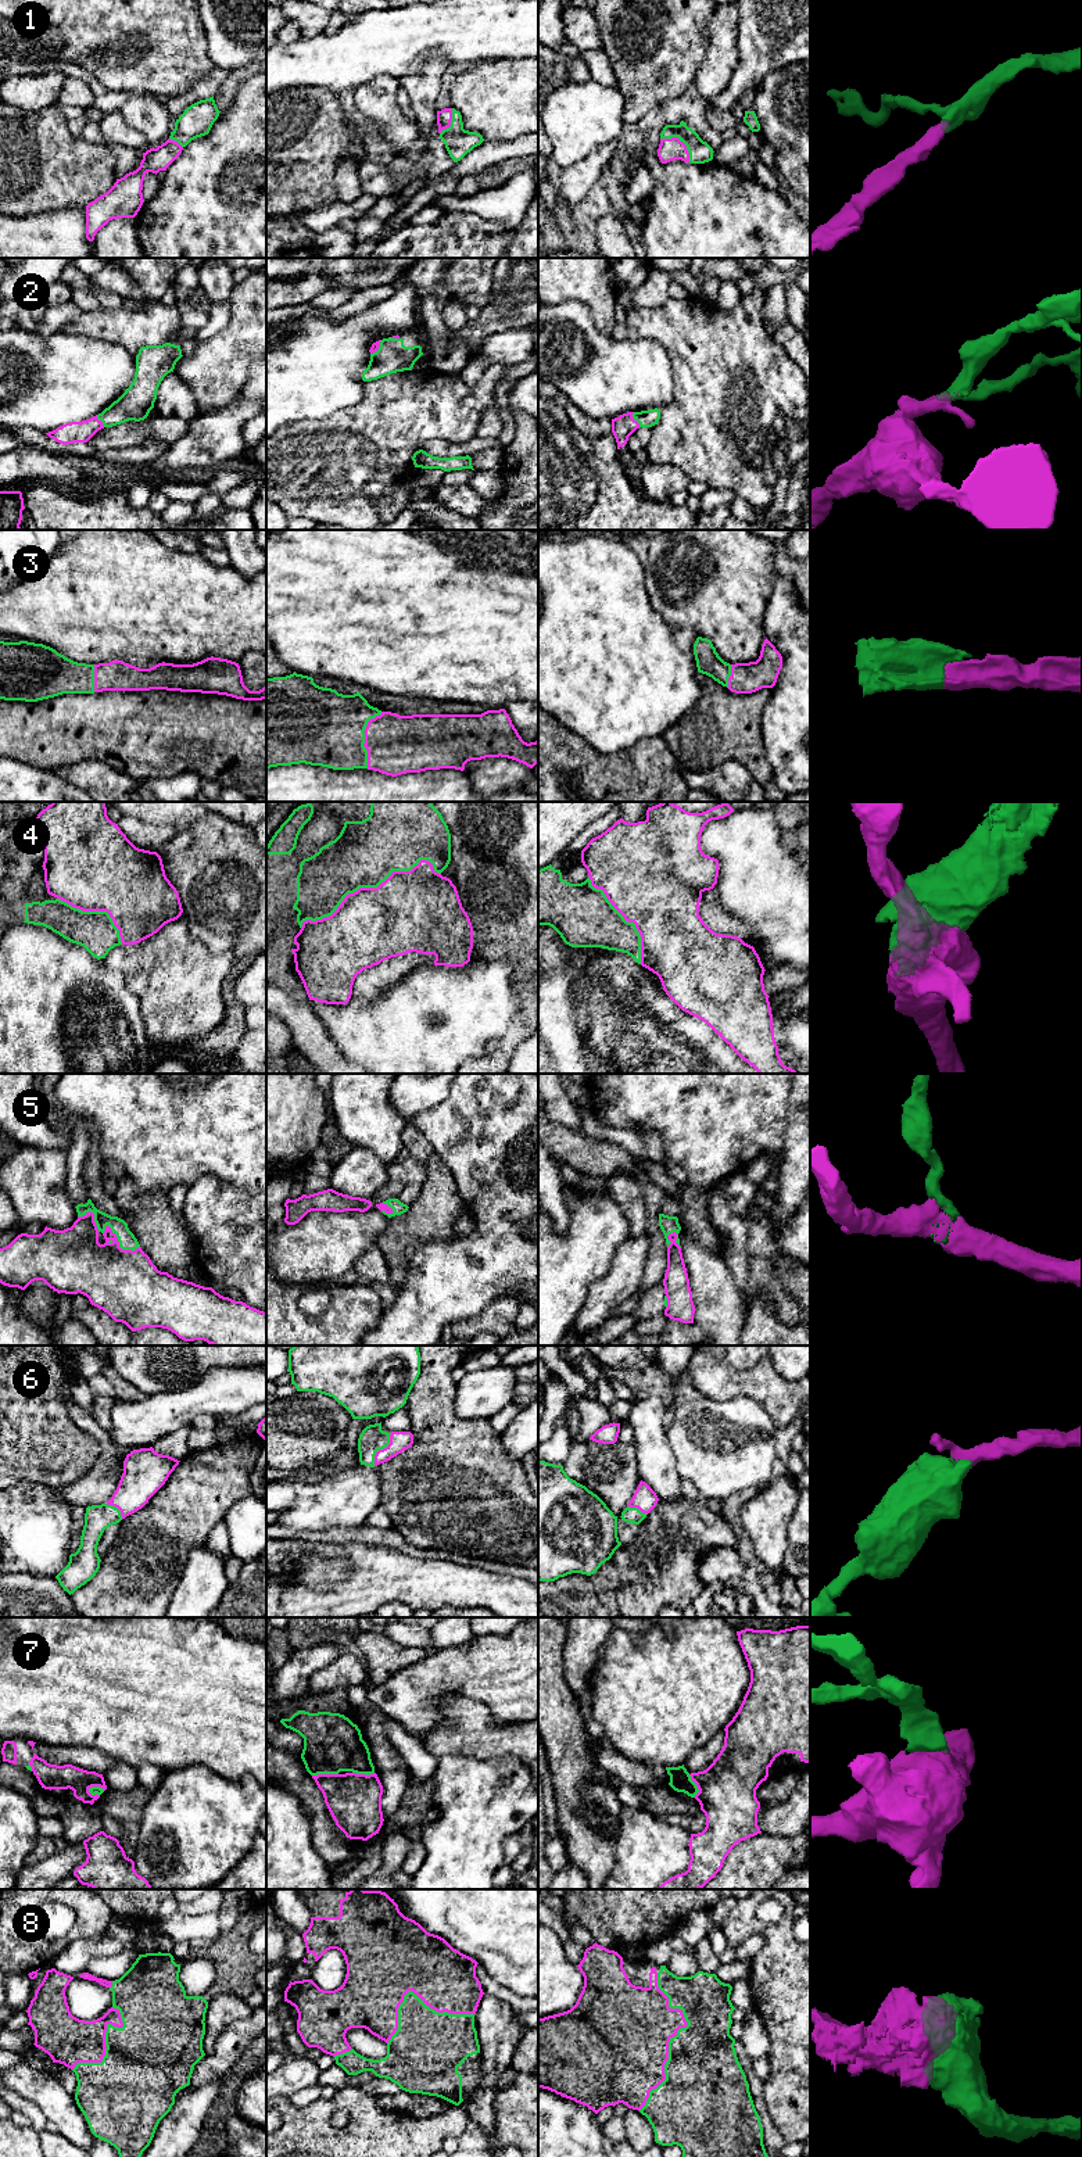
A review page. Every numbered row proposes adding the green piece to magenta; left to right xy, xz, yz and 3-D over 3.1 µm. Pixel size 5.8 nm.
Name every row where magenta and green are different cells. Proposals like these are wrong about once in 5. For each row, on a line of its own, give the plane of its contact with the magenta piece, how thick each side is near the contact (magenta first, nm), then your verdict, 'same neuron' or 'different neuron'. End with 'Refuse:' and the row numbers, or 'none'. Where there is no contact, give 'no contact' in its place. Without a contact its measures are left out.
1: contact in yz; calibres 130 and 130 nm; same neuron
2: contact in yz; calibres 130 and 100 nm; same neuron
3: contact in xz; calibres 340 and 440 nm; same neuron
4: contact in xz; calibres 440 and 380 nm; different neuron
5: contact in xy; calibres 400 and 100 nm; same neuron
6: contact in xz; calibres 120 and 150 nm; same neuron
7: contact in xz; calibres 320 and 340 nm; same neuron
8: contact in yz; calibres 480 and 420 nm; same neuron
Refuse: 4

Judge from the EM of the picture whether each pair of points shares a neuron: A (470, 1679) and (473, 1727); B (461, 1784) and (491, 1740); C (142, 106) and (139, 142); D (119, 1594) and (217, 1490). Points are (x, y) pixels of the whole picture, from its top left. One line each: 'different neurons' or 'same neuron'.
A: different neurons
B: different neurons
C: different neurons
D: same neuron

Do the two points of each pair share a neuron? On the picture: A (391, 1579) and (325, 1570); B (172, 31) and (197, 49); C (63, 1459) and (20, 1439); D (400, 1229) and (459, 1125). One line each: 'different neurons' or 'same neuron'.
A: different neurons
B: same neuron
C: same neuron
D: different neurons

